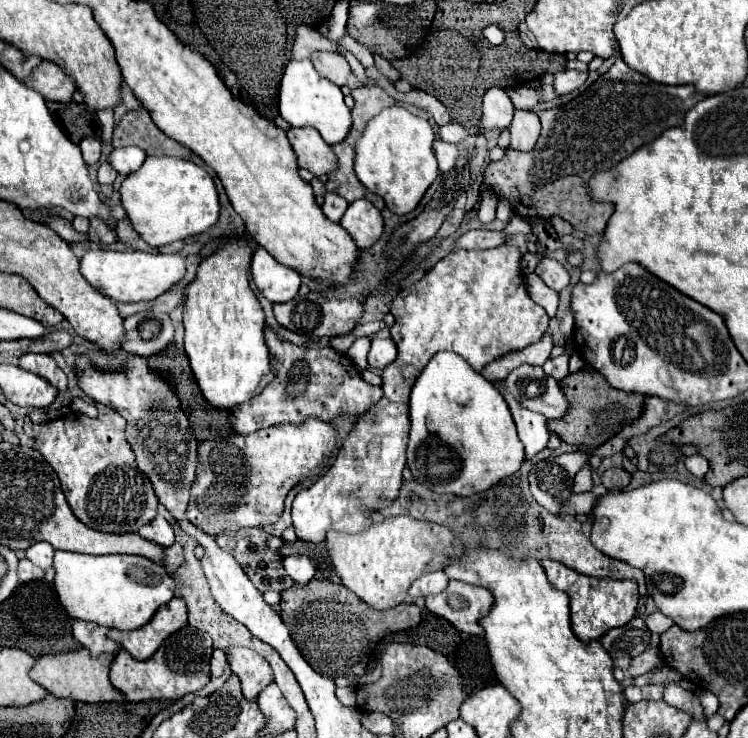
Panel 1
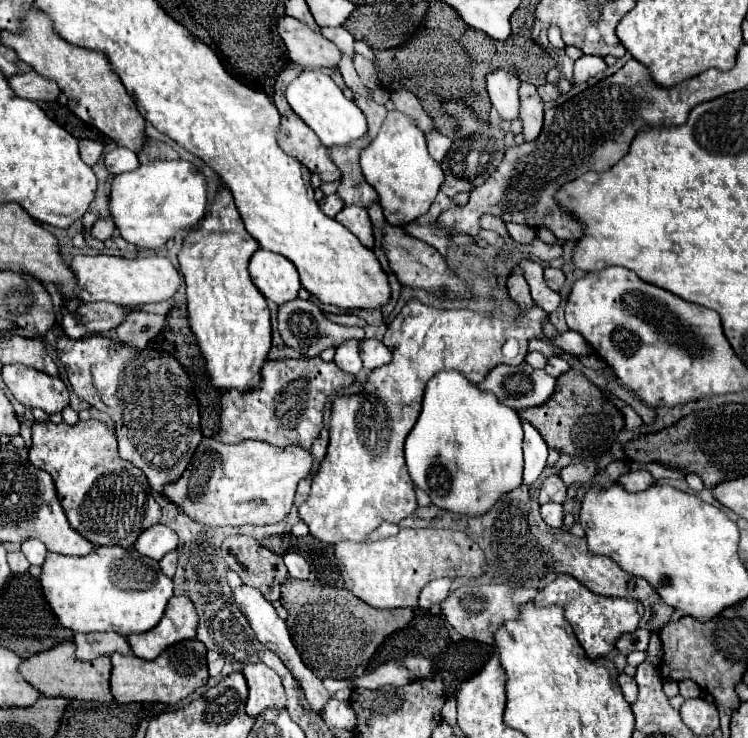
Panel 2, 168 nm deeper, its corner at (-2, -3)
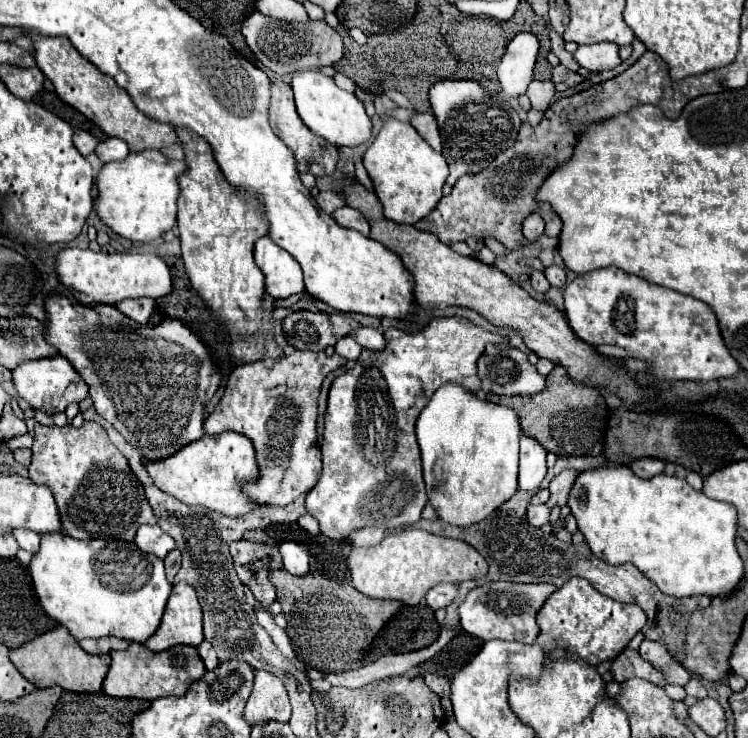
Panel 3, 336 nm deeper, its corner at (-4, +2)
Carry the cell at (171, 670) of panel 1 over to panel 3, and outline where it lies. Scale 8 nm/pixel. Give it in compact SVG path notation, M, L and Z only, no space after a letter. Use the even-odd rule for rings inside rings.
M130 643L126 651L110 651L112 665L104 679L102 691L110 697L134 697L134 699L146 699L154 701L166 695L182 697L188 687L202 679L206 673L206 667L198 655L198 649L192 645L176 645L172 649L154 653L142 643Z

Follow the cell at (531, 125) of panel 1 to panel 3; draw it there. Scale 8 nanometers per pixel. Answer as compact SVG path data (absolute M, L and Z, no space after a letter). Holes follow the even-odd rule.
M532 81L528 87L528 97L530 97L532 109L544 113L550 107L554 93L556 93L556 89L552 87L552 81Z

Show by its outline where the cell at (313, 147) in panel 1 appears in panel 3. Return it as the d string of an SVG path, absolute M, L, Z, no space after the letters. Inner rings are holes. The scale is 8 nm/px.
M274 81L272 83L272 101L270 101L270 125L274 129L274 133L286 143L286 147L290 151L294 151L294 157L298 161L298 171L304 173L312 173L316 177L324 177L324 175L332 175L336 171L336 163L338 163L338 147L330 145L326 139L314 135L300 119L300 115L296 113L294 107L294 97L292 97L292 89L288 83L284 81Z

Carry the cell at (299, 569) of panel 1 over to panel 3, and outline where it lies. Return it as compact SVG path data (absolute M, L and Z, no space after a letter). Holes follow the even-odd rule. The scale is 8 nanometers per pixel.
M286 541L280 545L284 569L292 575L306 575L308 573L308 553L294 541Z

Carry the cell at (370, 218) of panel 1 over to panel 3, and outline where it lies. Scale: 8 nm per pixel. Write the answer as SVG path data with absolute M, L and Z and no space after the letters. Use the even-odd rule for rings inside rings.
M344 205L344 207L336 209L336 211L332 213L332 217L334 217L342 227L356 229L356 231L360 231L360 233L362 233L362 235L366 235L366 237L370 235L370 225L368 225L366 217L364 217L358 209L352 209L352 207Z

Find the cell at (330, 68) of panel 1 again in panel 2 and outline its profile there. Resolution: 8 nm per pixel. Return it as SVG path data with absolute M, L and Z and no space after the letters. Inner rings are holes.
M286 14L278 22L278 34L288 48L288 56L292 62L306 68L336 68L340 60L340 50L318 30L308 28L304 22Z

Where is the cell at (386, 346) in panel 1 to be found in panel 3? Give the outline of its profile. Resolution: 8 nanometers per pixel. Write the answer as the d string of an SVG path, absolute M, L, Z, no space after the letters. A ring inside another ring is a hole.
M360 327L356 331L352 331L352 337L356 343L360 343L364 349L368 351L384 351L386 343L384 343L384 335L378 331L378 329L372 329L372 327Z

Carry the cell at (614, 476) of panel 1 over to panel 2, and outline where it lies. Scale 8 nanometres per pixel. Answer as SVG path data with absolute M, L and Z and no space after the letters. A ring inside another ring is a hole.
M634 470L634 472L628 472L624 476L618 478L618 482L628 490L628 492L640 492L640 490L646 490L654 484L654 478L650 472L646 470Z

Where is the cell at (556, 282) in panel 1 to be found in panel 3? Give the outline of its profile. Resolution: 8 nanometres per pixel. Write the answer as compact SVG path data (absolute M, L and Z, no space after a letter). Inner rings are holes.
M558 265L546 267L544 275L546 275L546 279L550 281L552 287L564 287L566 285L566 271L562 267L558 267Z

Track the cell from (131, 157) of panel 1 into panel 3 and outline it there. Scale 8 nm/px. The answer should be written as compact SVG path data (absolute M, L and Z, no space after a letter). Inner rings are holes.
M106 139L96 147L96 155L102 159L102 163L124 161L128 157L128 153L130 153L128 145L120 139Z

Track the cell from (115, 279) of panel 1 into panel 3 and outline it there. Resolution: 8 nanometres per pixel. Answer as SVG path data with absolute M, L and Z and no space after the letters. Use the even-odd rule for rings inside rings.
M62 249L56 255L56 273L60 283L72 291L72 295L80 301L80 303L108 303L108 305L116 305L124 299L136 299L136 297L164 297L172 291L172 275L170 269L166 265L166 261L154 253L94 253L90 249Z

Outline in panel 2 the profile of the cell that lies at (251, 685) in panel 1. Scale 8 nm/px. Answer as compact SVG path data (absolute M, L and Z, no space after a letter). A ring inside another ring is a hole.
M248 664L242 668L242 674L248 682L250 696L246 702L248 716L260 716L266 708L286 708L286 694L280 678L264 664Z

